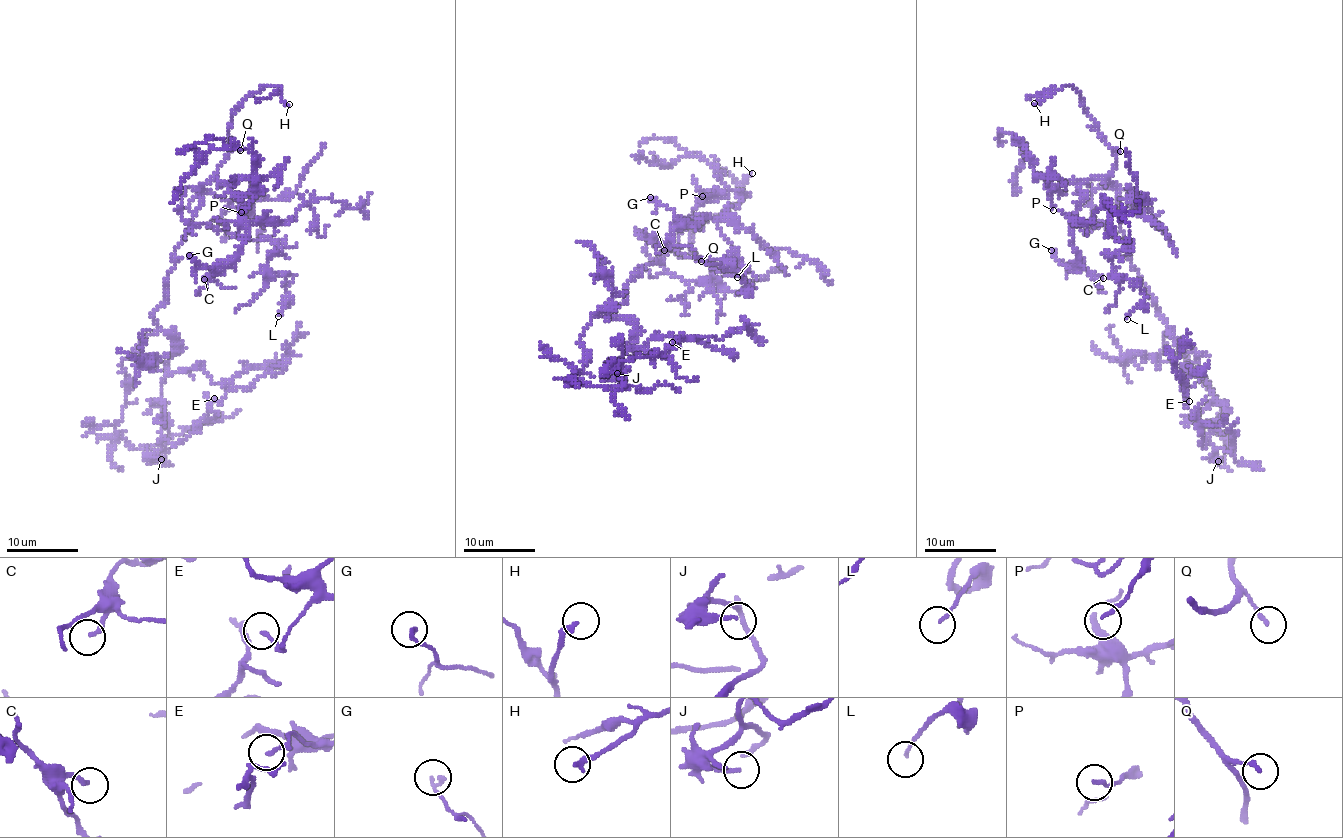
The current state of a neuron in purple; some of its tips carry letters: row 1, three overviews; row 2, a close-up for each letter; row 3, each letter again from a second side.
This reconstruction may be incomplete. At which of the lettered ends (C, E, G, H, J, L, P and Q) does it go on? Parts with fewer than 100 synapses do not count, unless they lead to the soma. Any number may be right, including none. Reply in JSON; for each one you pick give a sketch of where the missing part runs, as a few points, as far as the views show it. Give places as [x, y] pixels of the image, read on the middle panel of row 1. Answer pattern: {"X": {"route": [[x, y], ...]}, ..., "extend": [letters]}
{"extend": ["H"]}

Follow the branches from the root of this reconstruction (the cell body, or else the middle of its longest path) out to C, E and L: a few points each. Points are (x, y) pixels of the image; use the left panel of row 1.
C: (174, 257), (199, 206), (201, 188), (213, 179), (224, 182), (238, 197), (248, 240), (204, 279)
E: (174, 257), (167, 300), (153, 319), (176, 340), (168, 371), (200, 368), (228, 388), (221, 402), (214, 398)
L: (174, 257), (201, 202), (192, 188), (182, 196), (186, 221), (281, 248), (265, 266), (292, 278), (278, 316)

